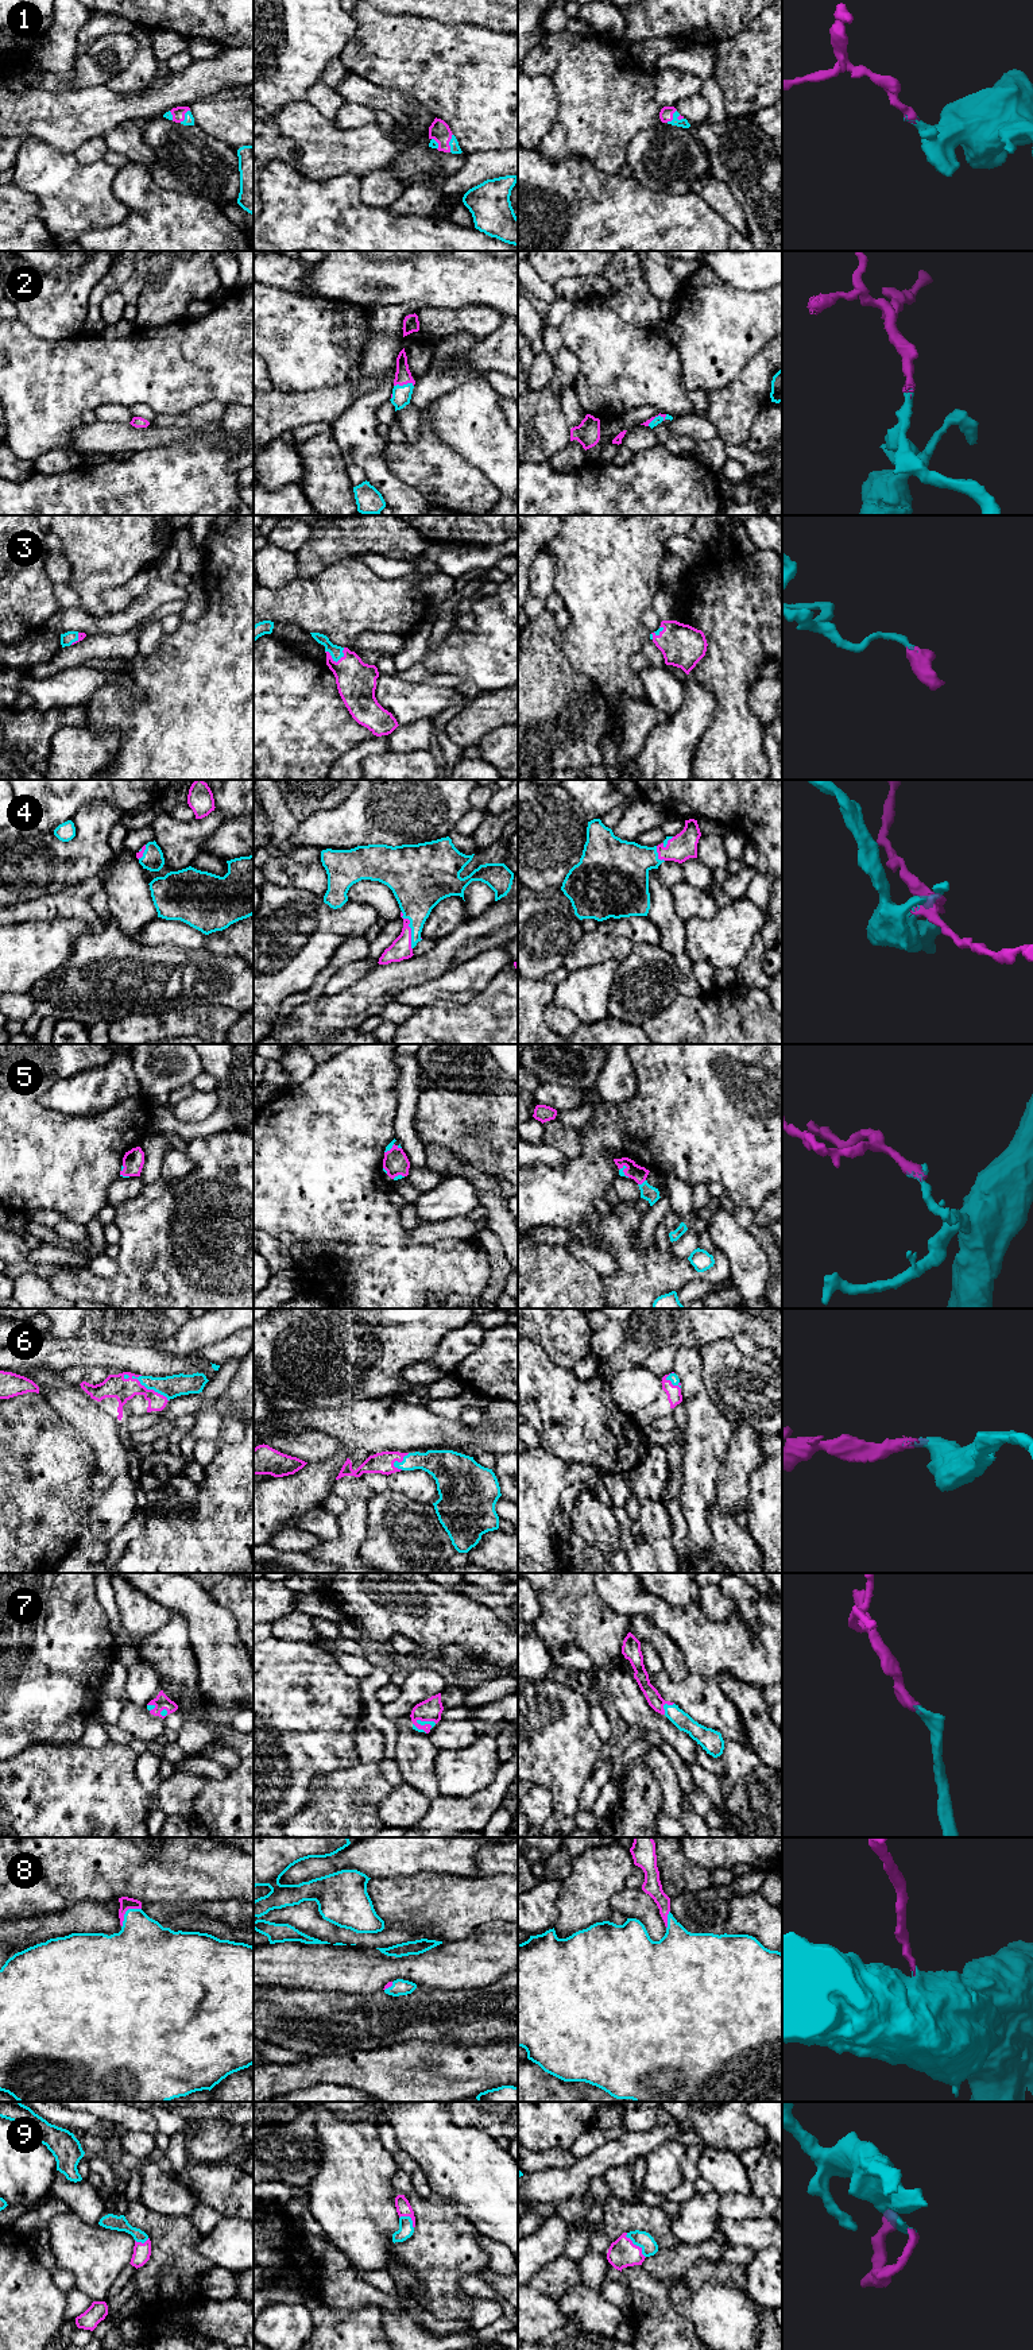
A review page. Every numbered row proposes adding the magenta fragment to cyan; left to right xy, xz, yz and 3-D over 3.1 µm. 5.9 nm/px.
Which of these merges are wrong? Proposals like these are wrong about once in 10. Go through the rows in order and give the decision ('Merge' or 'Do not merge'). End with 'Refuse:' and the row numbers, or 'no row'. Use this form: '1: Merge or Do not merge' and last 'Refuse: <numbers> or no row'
1: Merge
2: Merge
3: Merge
4: Merge
5: Merge
6: Merge
7: Merge
8: Merge
9: Merge
Refuse: no row

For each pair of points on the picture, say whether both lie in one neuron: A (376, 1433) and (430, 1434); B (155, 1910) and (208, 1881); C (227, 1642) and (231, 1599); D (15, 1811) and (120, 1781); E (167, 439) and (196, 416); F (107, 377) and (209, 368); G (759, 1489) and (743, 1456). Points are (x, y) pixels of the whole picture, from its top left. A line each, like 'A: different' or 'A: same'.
A: same
B: different
C: different
D: same
E: different
F: same
G: different

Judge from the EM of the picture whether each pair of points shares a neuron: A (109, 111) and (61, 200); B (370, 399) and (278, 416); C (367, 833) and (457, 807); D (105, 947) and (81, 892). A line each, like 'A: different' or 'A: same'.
A: different
B: different
C: same
D: different

